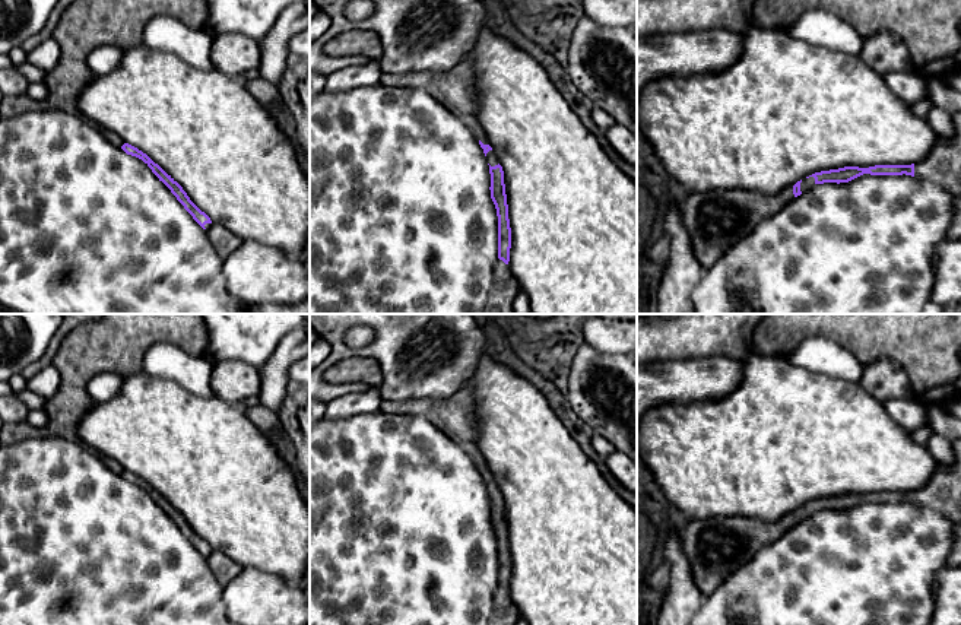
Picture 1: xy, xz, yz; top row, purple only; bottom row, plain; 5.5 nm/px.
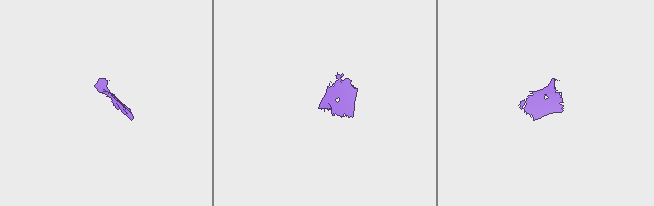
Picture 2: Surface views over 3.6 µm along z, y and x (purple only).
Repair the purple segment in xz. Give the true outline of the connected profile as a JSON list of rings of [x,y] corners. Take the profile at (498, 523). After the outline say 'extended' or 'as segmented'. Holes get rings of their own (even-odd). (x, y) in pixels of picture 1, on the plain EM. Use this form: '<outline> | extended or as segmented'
[[[464,386],[445,399],[421,399],[410,402],[383,400],[380,410],[394,415],[415,415],[426,418],[453,442],[456,442],[479,467],[486,483],[491,501],[491,526],[498,543],[498,590],[492,599],[492,612],[488,625],[516,625],[521,618],[517,605],[510,596],[511,555],[504,511],[504,498],[497,482],[488,472],[485,459],[478,447],[478,425],[472,387]]] | extended

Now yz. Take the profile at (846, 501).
[[[961,438],[952,444],[955,463],[951,467],[943,467],[936,463],[935,472],[929,482],[911,492],[875,492],[869,495],[844,494],[838,496],[815,499],[795,513],[781,517],[776,523],[767,523],[752,517],[710,517],[710,518],[688,518],[684,526],[684,552],[691,561],[692,577],[697,581],[702,599],[708,597],[738,567],[752,559],[762,548],[776,542],[795,524],[811,515],[813,511],[824,510],[849,510],[863,501],[870,502],[917,502],[933,507],[948,515],[952,521],[961,524]]] | extended

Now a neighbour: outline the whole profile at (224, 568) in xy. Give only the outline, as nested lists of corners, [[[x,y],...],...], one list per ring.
[[[212,551],[207,556],[207,564],[222,588],[226,587],[242,570],[241,565],[219,551]]]

